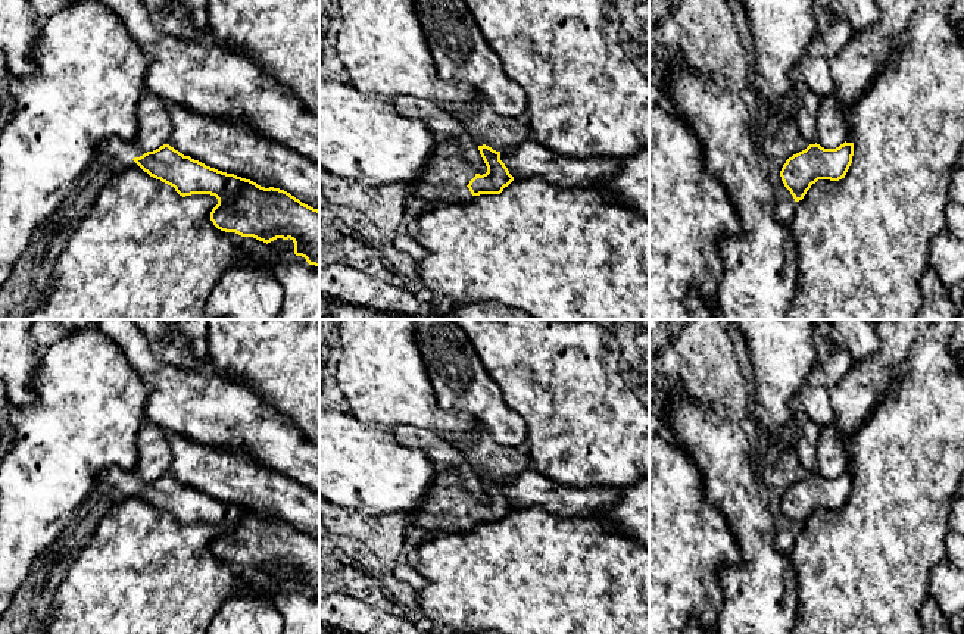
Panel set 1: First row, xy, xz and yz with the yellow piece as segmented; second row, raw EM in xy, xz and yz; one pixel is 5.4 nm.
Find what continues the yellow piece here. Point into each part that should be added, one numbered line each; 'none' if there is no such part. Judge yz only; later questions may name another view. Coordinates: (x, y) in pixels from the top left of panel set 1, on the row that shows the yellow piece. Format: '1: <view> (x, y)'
none

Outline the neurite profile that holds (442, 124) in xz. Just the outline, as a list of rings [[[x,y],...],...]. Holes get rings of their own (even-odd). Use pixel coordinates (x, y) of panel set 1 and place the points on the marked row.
[[[399,96],[390,103],[399,115],[424,122],[437,138],[456,140],[461,146],[461,157],[464,163],[471,165],[480,175],[487,172],[478,146],[472,141],[465,124],[455,115],[450,115],[440,106],[418,97]]]

